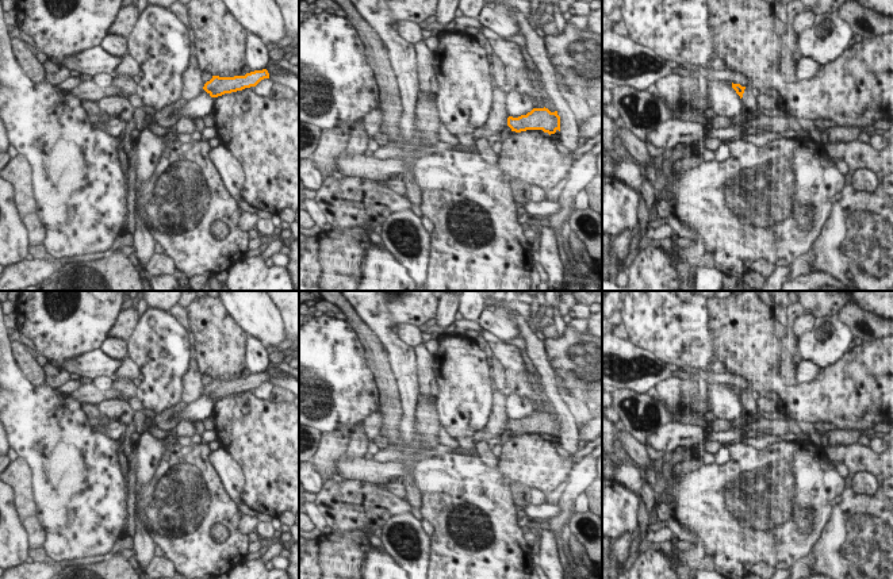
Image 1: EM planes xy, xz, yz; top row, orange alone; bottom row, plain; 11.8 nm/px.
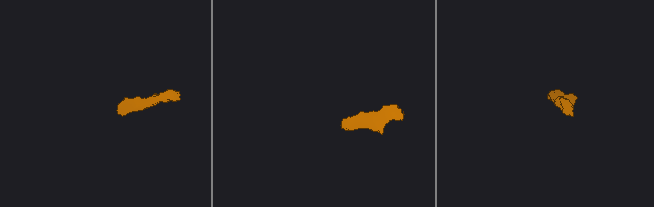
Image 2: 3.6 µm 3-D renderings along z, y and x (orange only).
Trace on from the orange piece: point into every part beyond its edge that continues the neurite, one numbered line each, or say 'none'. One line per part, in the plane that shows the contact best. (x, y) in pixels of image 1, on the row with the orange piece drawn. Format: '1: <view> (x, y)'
1: yz (748, 100)

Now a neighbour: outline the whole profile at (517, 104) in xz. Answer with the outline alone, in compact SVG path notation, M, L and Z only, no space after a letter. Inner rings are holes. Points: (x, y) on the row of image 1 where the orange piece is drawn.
M514 91L506 93L505 104L506 104L506 114L513 118L526 115L534 108L528 95L521 95Z

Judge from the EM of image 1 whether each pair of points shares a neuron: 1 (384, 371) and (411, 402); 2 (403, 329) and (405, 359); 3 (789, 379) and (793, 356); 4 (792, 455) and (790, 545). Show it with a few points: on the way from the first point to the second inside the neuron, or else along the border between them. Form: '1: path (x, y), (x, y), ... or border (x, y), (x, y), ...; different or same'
1: border (387, 355), (390, 372), (398, 390), (402, 415); different
2: border (395, 334), (413, 348); different
3: path (789, 374), (790, 361); same
4: path (786, 478), (785, 522); same

